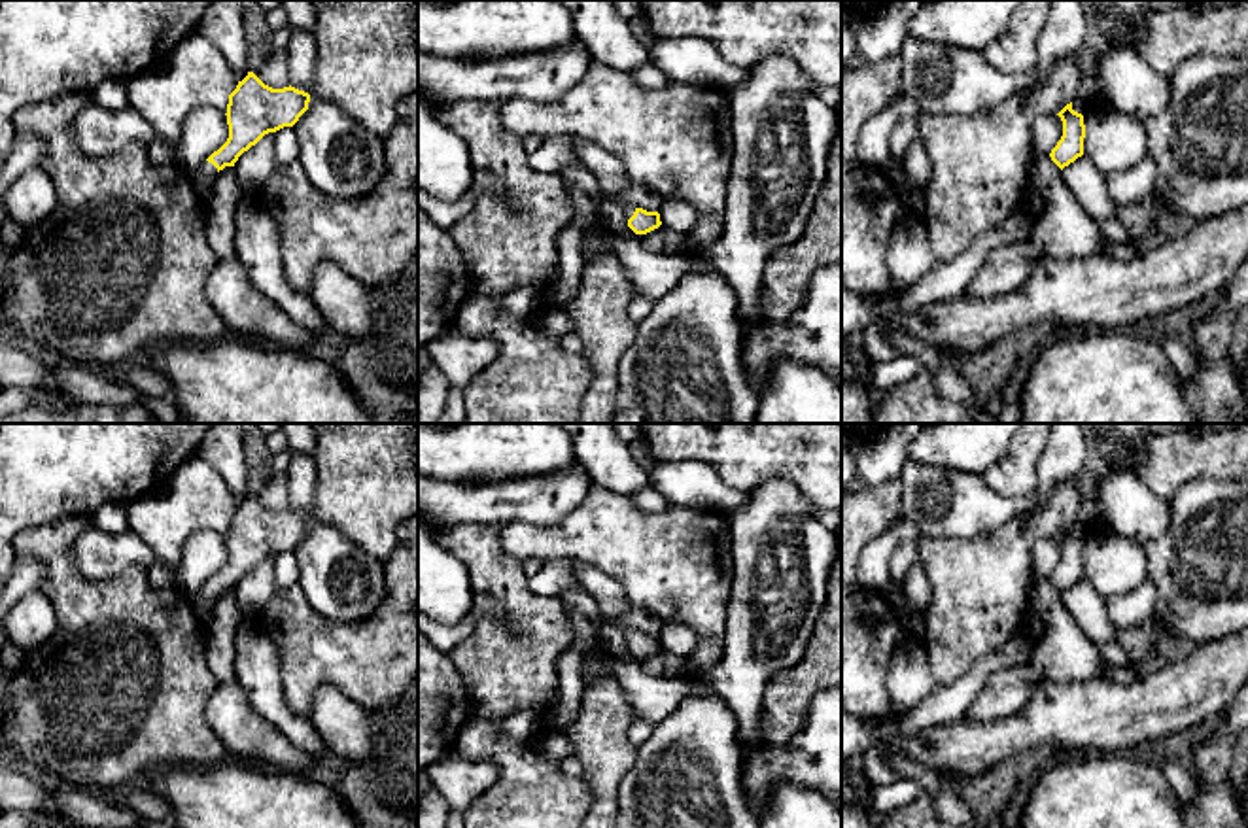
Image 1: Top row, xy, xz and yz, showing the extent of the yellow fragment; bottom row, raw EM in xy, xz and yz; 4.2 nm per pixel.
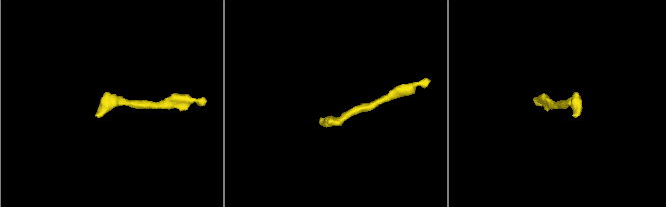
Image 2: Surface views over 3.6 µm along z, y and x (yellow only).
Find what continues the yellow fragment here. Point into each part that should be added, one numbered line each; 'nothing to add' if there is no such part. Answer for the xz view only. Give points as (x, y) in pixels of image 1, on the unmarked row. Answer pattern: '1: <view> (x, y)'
1: xz (613, 603)

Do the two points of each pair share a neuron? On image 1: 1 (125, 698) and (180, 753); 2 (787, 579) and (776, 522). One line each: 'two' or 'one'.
1: one
2: one

